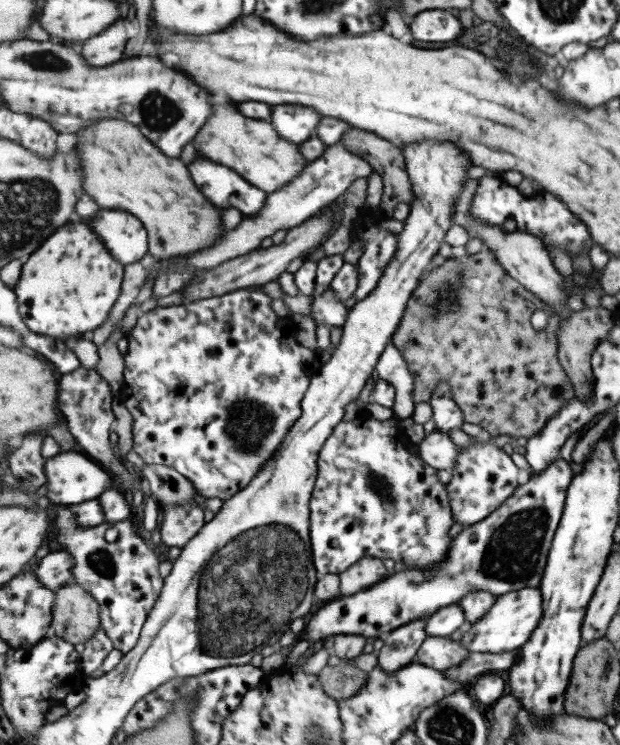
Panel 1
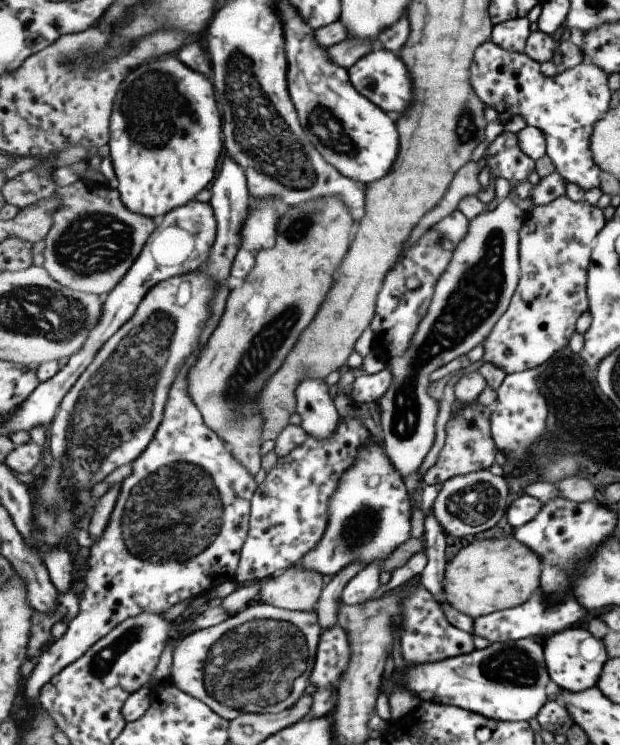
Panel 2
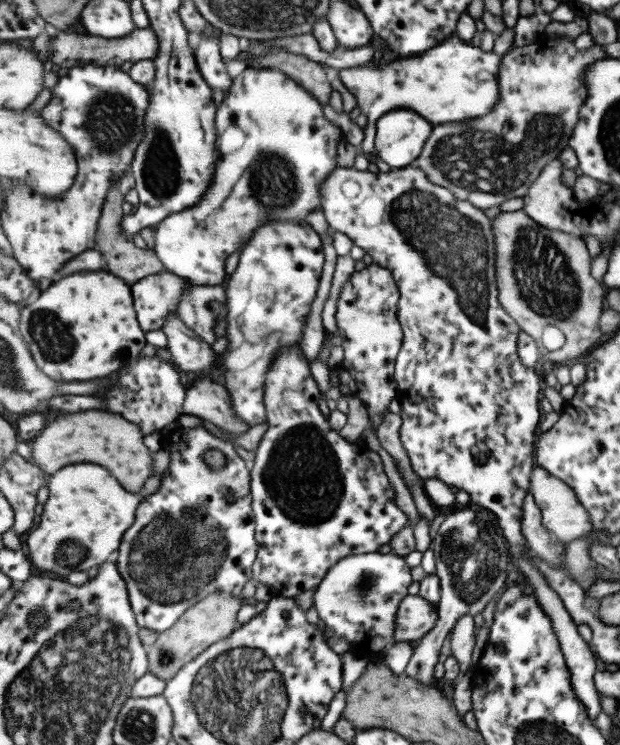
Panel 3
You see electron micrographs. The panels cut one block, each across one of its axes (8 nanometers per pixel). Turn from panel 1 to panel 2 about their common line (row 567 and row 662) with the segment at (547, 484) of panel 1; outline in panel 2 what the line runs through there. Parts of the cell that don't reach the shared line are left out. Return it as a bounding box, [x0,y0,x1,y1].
[401,637,551,721]

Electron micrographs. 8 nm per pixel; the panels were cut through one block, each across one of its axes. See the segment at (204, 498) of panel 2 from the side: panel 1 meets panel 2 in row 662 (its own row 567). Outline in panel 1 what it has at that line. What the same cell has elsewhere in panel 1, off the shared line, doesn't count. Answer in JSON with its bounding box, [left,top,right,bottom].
[35,549,74,591]

